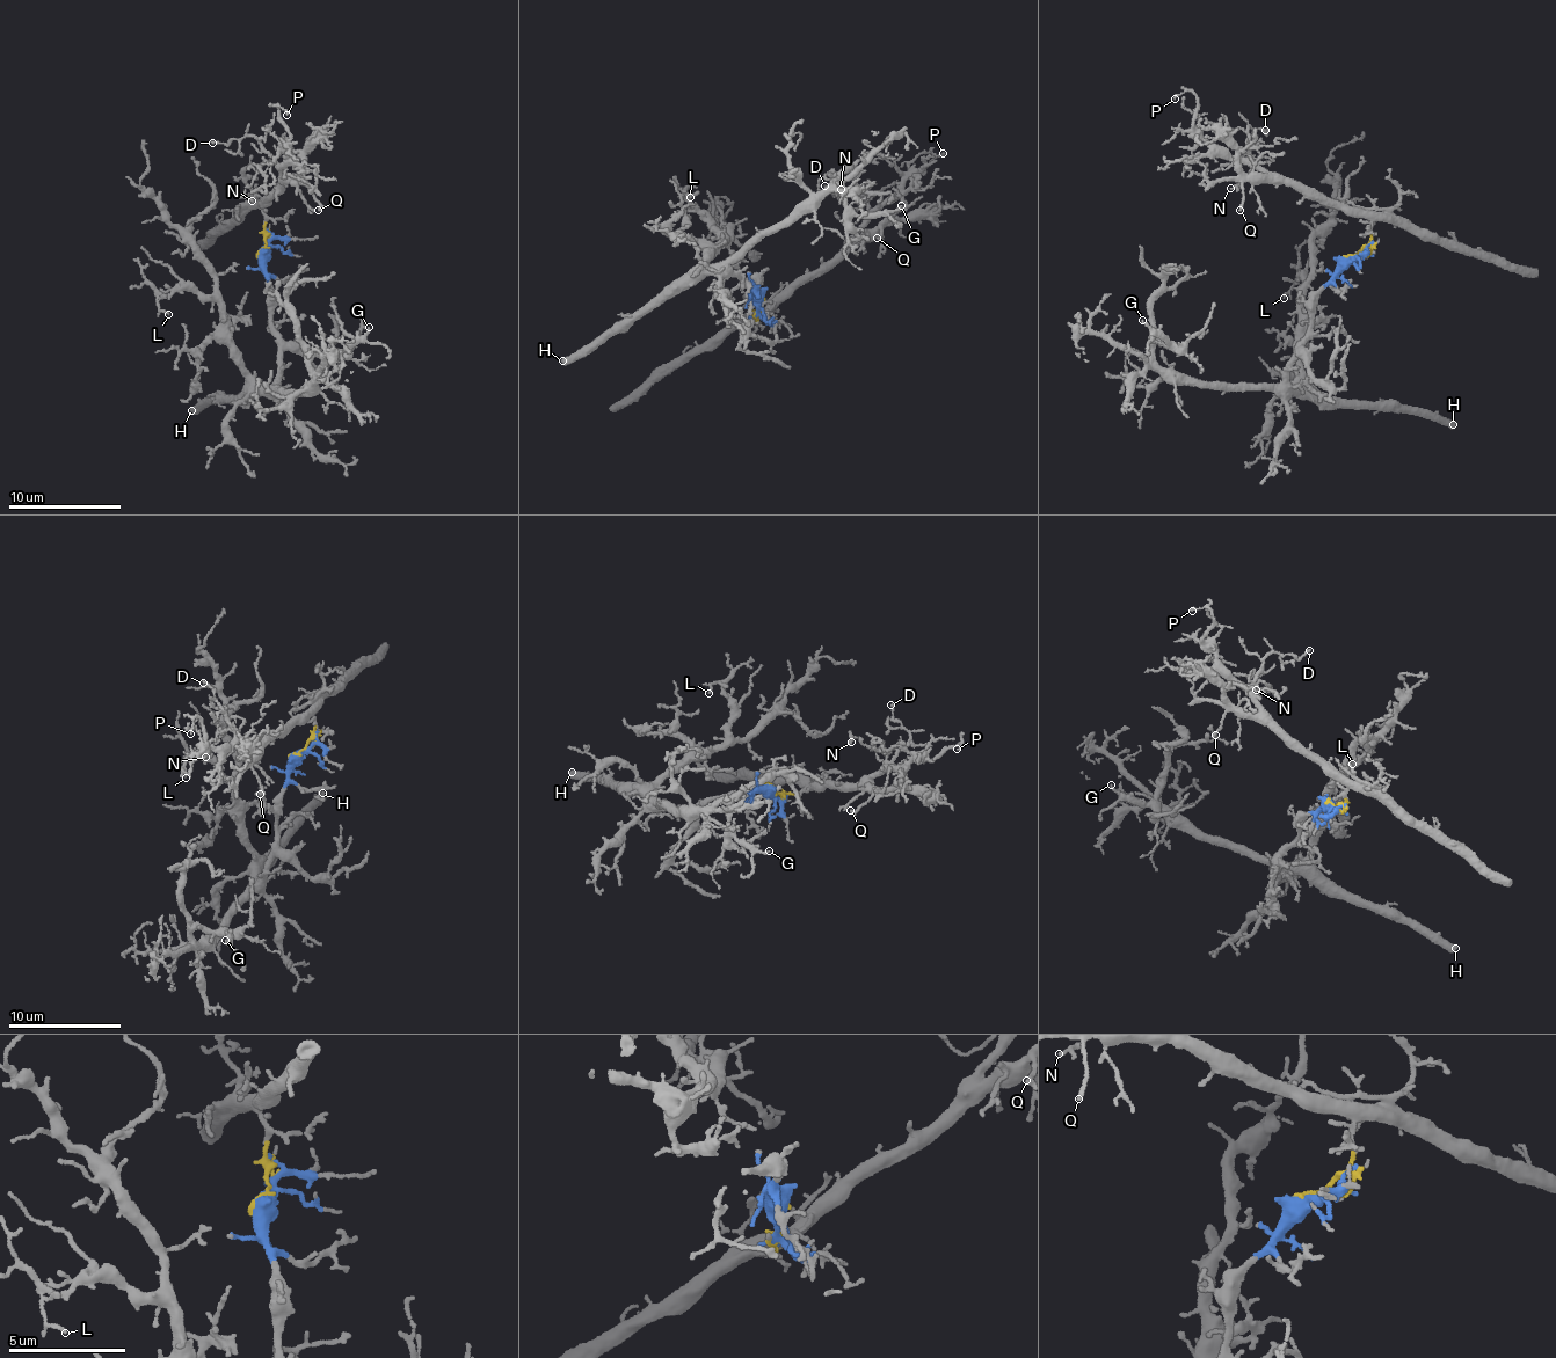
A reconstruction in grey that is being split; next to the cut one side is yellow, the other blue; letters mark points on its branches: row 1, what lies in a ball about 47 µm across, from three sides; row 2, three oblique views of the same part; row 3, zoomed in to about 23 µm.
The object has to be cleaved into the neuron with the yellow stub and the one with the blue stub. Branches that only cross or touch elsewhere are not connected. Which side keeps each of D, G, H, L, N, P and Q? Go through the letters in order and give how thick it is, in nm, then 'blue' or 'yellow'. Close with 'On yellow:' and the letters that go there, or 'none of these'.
D: 120 nm | yellow
G: 130 nm | blue
H: 460 nm | blue
L: 90 nm | blue
N: 160 nm | yellow
P: 120 nm | yellow
Q: 160 nm | yellow
On yellow: D, N, P, Q

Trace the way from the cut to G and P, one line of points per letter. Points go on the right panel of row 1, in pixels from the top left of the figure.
G: (1345, 257), (1277, 385), (1197, 387), (1155, 360), (1153, 347), (1166, 341), (1143, 319)
P: (1345, 257), (1371, 239), (1368, 224), (1211, 144), (1193, 125), (1194, 95), (1187, 90), (1175, 100)

